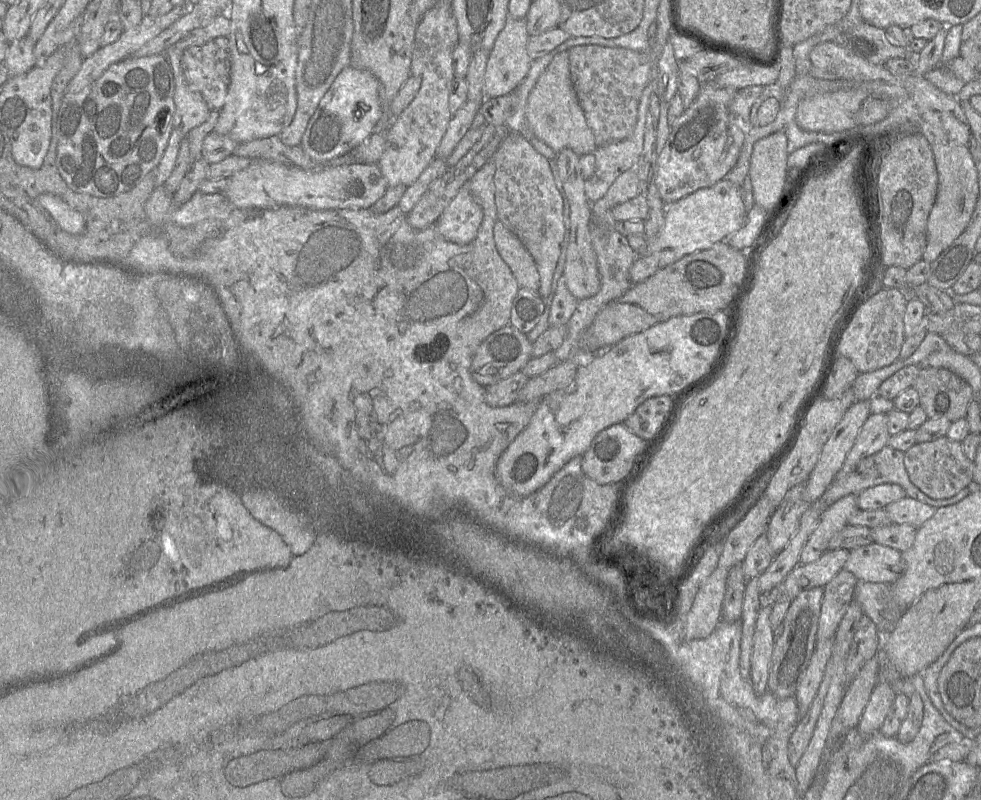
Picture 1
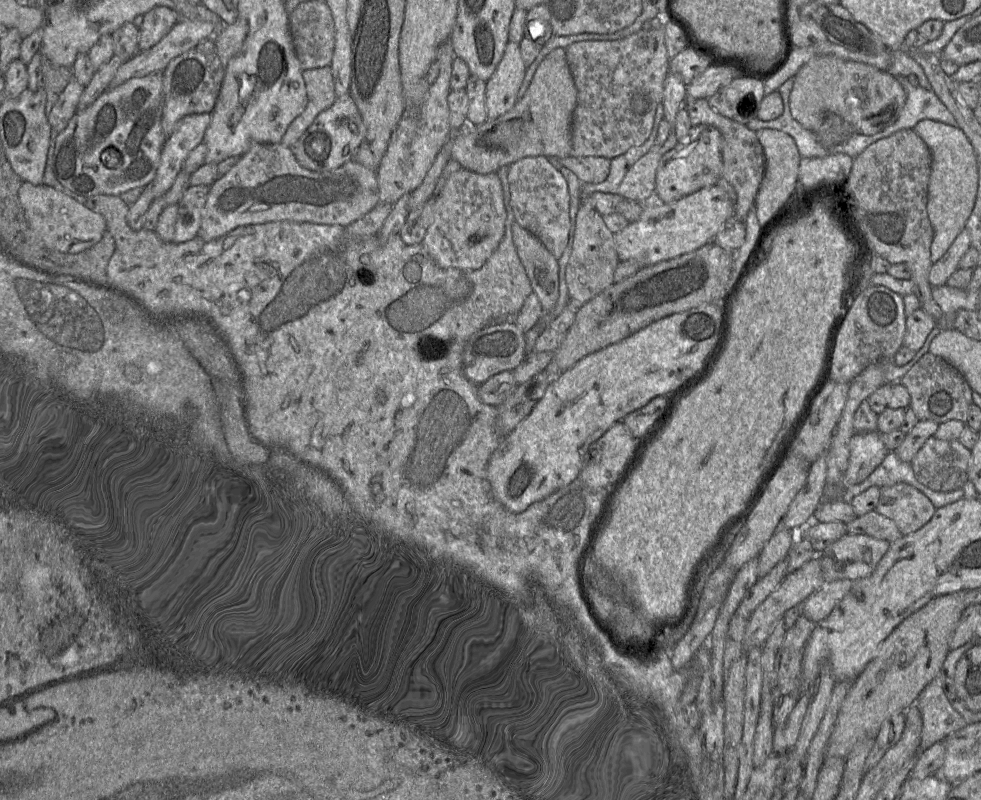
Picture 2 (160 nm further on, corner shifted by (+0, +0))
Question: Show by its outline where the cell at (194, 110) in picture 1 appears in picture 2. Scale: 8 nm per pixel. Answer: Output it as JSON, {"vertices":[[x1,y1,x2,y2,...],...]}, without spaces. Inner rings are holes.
{"vertices":[[201,113,187,115,177,122,163,145,155,177,146,186,151,188,154,199,164,196,171,187,188,154,202,143,210,121,210,113]]}

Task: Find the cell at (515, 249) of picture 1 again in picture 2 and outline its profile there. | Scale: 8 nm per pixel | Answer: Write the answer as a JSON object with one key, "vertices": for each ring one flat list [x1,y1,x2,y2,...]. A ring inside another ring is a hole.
{"vertices":[[516,222,512,224,512,238,543,314,550,312,559,298,558,260,537,237]]}

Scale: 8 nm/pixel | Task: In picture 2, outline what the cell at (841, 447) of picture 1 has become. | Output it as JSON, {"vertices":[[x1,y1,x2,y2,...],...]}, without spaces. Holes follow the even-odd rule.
{"vertices":[[823,453,810,464,804,485,782,519,788,528,793,531,803,530,813,520,814,512,823,501,826,475,826,453]]}

